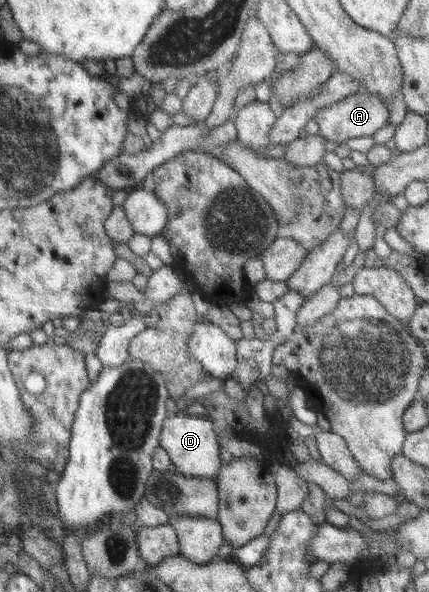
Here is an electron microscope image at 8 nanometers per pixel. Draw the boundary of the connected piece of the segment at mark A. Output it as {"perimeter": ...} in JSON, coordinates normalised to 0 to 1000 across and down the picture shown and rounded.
{"perimeter":[[[832,155],[786,176],[751,181],[732,201],[744,211],[741,226],[765,240],[790,245],[825,231],[862,231],[876,228],[879,221],[895,221],[895,215],[909,208],[909,181],[883,160],[844,160]]]}

